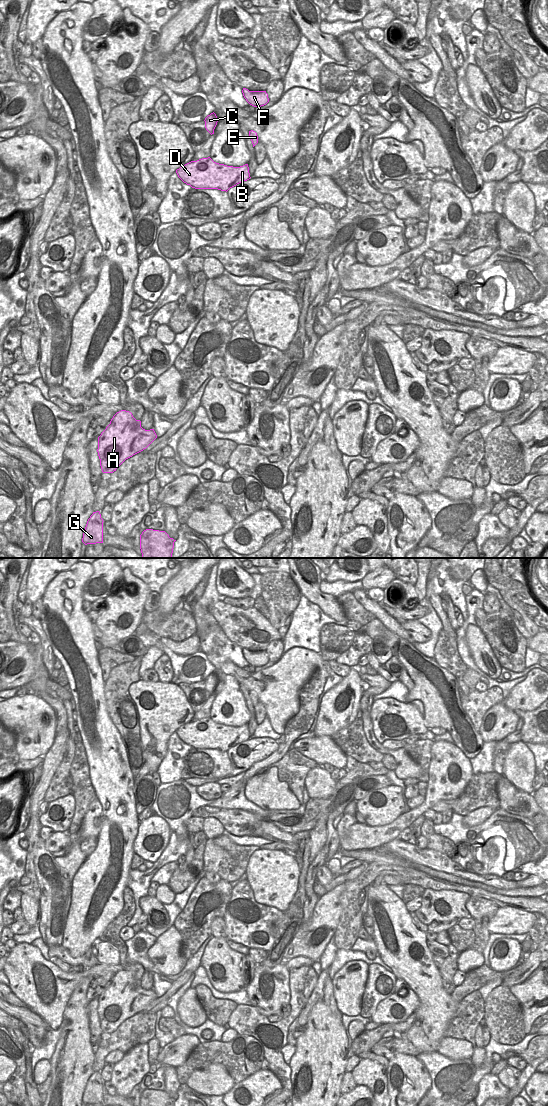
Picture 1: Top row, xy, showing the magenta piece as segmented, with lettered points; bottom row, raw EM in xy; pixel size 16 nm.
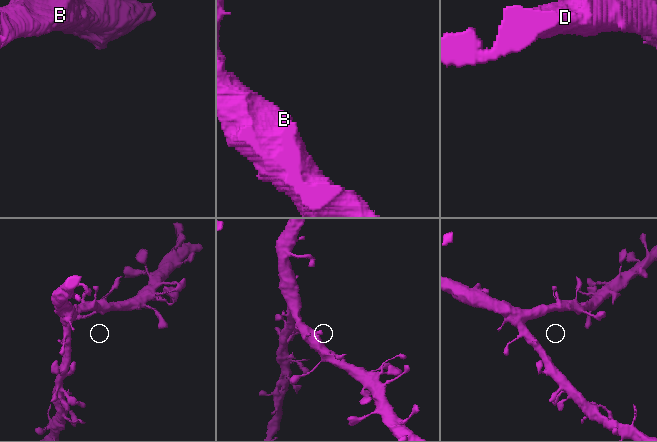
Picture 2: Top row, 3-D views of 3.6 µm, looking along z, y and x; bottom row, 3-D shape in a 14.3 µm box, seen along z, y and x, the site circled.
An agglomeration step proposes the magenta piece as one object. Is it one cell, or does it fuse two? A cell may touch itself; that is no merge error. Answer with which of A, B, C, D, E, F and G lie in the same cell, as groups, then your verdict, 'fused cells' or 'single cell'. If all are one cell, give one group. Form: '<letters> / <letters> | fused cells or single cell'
A B C D E F G | single cell

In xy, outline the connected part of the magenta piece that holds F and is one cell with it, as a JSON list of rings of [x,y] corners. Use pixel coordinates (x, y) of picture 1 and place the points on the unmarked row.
[[[243,648],[242,653],[246,661],[254,667],[261,667],[269,662],[266,651],[249,651]]]

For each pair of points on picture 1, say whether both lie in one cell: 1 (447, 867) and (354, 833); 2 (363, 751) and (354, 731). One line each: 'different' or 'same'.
1: different
2: same

